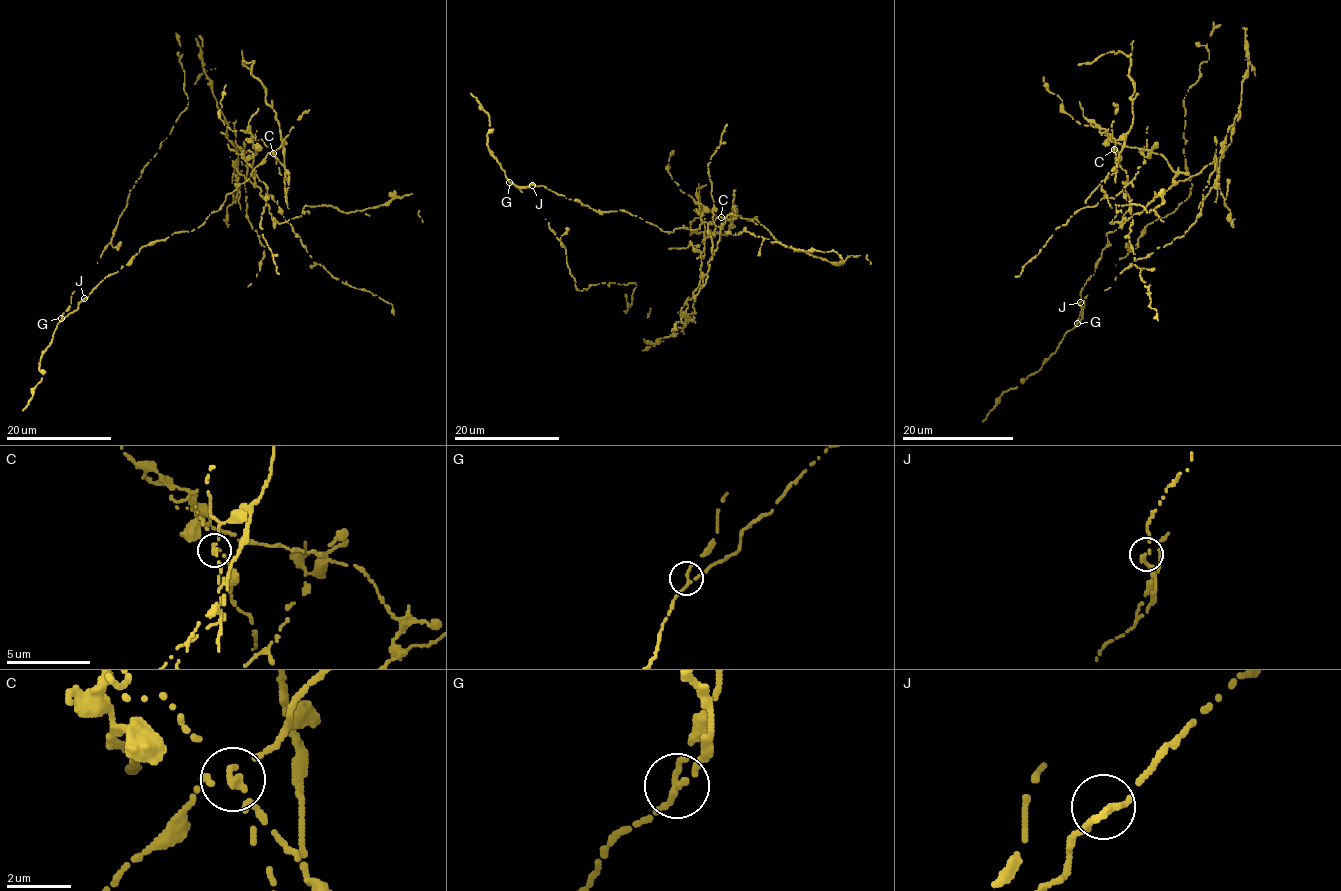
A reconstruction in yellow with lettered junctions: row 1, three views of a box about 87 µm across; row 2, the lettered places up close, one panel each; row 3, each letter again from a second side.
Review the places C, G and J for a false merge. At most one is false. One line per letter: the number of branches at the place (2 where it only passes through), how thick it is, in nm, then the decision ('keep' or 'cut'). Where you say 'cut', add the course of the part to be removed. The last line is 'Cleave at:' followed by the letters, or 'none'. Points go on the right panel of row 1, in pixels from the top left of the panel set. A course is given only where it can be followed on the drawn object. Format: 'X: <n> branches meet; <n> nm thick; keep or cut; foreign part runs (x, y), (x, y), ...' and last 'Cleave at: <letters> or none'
C: 1 branches meet; 320 nm thick; cut; foreign part runs (1113, 148), (1101, 129), (1161, 154), (1178, 182), (1218, 168), (1228, 144), (1192, 225), (1105, 290)
G: 1 branches meet; 280 nm thick; keep
J: 1 branches meet; 320 nm thick; keep
Cleave at: C

